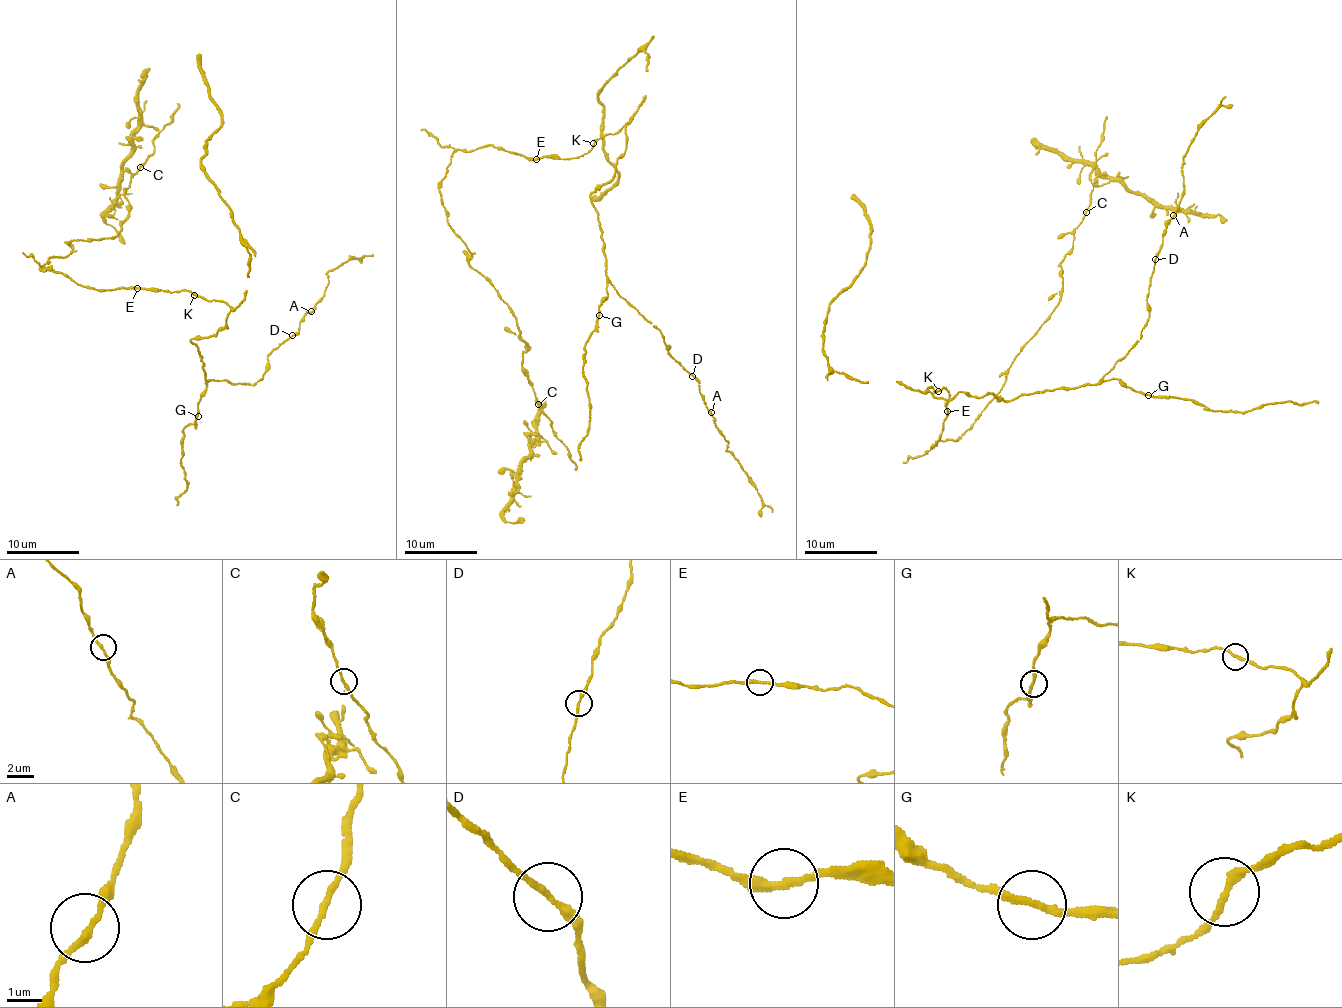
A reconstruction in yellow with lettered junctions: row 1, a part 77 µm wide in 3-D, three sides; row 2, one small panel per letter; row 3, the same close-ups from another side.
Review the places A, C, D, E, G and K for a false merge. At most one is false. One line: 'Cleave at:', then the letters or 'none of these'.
Cleave at: none of these

